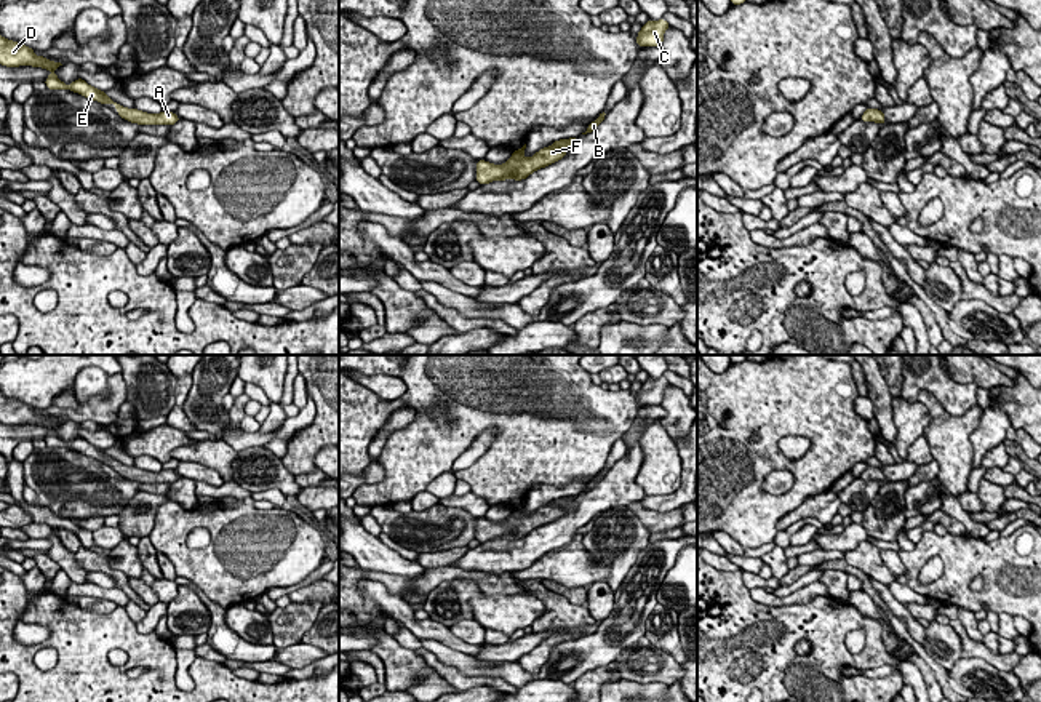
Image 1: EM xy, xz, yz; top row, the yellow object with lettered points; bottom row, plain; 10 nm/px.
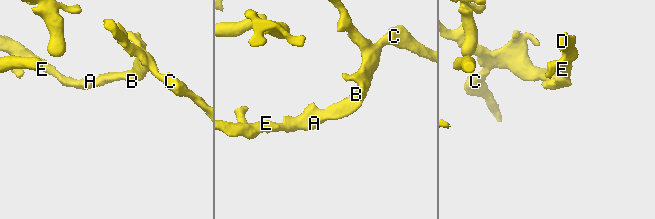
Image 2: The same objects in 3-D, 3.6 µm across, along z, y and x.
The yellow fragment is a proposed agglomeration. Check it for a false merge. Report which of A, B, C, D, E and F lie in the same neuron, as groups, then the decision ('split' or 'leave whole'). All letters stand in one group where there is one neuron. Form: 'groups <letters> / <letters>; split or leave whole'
groups A B C D E F; leave whole

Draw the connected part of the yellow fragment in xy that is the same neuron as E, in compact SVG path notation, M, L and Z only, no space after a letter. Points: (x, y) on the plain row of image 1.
M0 392L0 422L6 425L32 424L51 429L53 432L46 435L45 443L48 448L70 448L88 457L98 459L102 464L112 462L117 472L131 481L138 483L168 483L173 485L181 477L174 470L147 472L138 467L128 467L110 457L104 449L88 443L80 435L69 445L58 437L54 429L62 424L61 421L50 419L48 416L37 414L35 409L22 401L6 398Z

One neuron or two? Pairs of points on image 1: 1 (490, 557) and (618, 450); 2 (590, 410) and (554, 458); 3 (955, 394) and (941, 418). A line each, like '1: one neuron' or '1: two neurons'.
1: two neurons
2: one neuron
3: two neurons

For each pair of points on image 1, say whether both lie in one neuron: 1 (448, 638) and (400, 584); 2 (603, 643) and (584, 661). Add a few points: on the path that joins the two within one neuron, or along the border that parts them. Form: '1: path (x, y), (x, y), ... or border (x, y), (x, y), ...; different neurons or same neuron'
1: border (363, 581), (379, 581), (389, 592), (398, 597); different neurons
2: path (598, 648), (589, 656); same neuron

